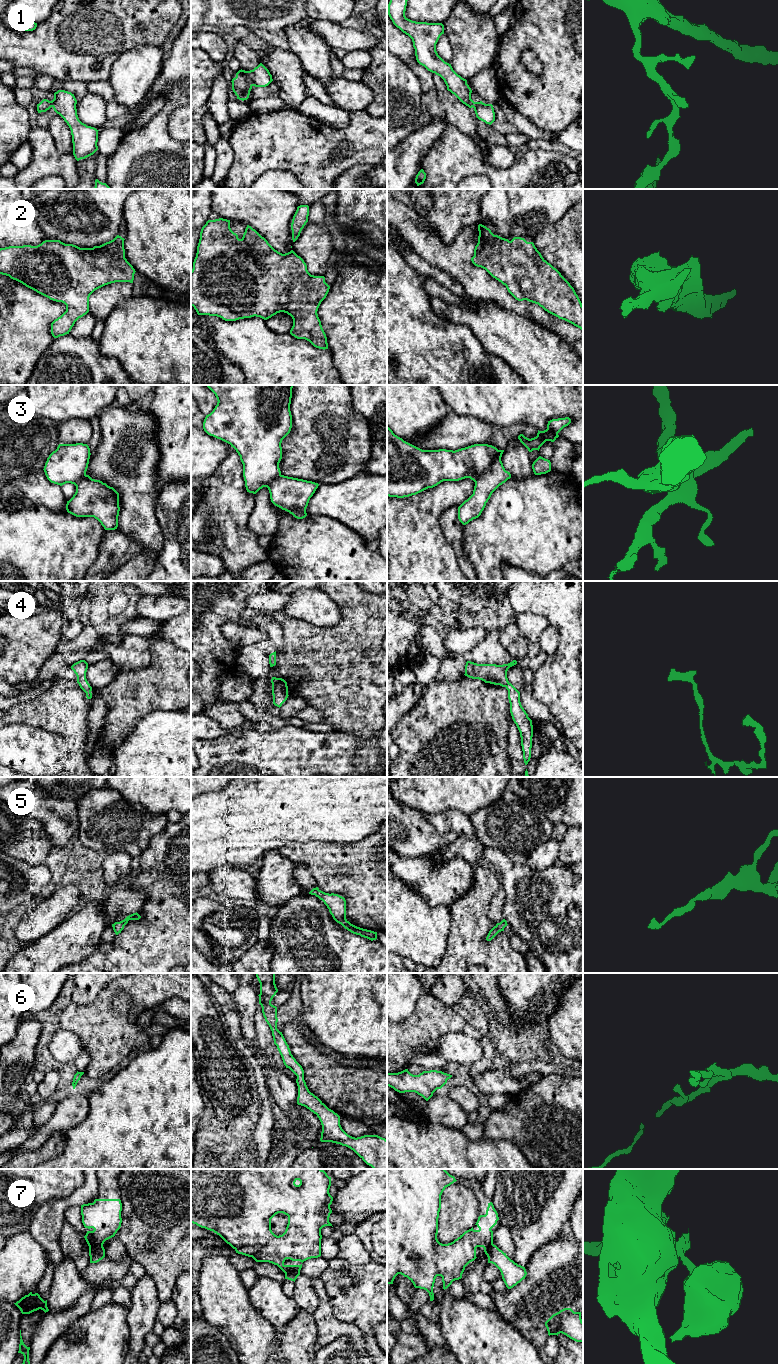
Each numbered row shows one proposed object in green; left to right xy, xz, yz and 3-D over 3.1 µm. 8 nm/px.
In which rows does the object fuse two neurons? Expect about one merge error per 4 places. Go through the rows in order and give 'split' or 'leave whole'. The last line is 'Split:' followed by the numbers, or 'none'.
1: leave whole
2: leave whole
3: split
4: leave whole
5: leave whole
6: leave whole
7: split
Split: 3, 7

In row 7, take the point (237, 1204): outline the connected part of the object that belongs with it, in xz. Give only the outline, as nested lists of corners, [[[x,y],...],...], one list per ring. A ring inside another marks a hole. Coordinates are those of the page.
[[[191,1169],[191,1223],[213,1231],[229,1244],[238,1254],[252,1257],[256,1262],[269,1262],[277,1265],[284,1273],[300,1272],[301,1265],[285,1265],[286,1259],[304,1261],[321,1256],[321,1229],[332,1226],[329,1222],[333,1197],[329,1193],[331,1177],[322,1169]],[[278,1213],[288,1216],[288,1224],[282,1235],[275,1235],[271,1230],[271,1219]],[[332,1226],[333,1227],[333,1226]]]

